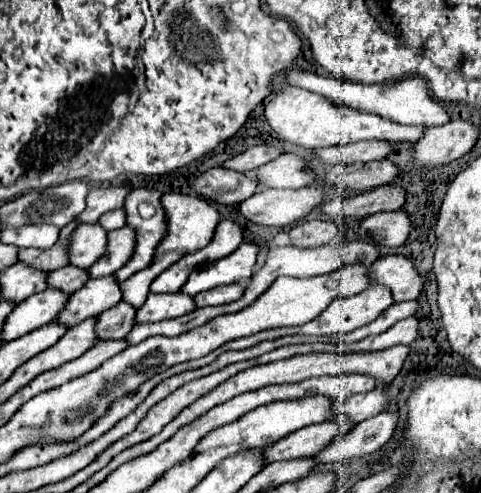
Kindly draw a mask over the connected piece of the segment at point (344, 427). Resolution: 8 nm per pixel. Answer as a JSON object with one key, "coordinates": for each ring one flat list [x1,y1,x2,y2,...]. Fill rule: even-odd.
{"coordinates":[[344,420,342,423,324,421,312,424,312,426,292,432,290,436,268,446,262,456,264,456,266,464,278,462,278,460,296,460,296,458,316,456,320,452,320,448,330,444,330,440,333,440,336,435,346,434,352,427,353,425,348,420]]}

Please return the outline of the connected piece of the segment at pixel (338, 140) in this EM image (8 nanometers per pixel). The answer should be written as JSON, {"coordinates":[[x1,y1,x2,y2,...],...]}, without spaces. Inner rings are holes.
{"coordinates":[[282,86,264,106,264,118,270,128,286,142,304,146,304,148,324,148,324,146,346,146,360,140,384,140,384,142,416,142,424,128,410,128,404,124,394,124,382,120,380,116,372,116,366,112,358,112,346,106,330,104,330,100,296,88,296,86]]}

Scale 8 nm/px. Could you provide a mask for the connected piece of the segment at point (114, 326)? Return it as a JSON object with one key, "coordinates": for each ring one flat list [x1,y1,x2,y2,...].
{"coordinates":[[122,302,102,314,98,314,94,332,100,340,120,340,124,338,132,326,134,326,134,308,130,308,130,304]]}

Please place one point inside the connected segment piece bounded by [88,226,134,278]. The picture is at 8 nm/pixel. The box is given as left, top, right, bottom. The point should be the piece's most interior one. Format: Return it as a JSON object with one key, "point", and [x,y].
{"point":[120,247]}

